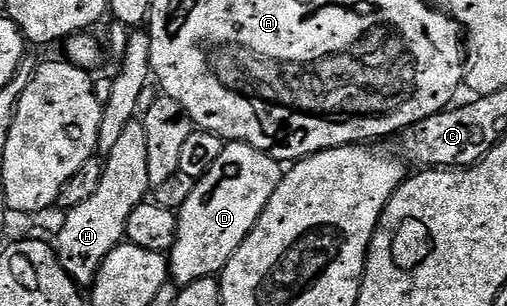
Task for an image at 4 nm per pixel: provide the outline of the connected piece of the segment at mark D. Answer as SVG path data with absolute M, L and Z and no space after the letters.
M227 143L212 170L194 181L192 195L177 211L178 233L168 253L169 279L185 286L209 276L217 277L256 226L283 175L283 165L267 152L256 150L251 144Z

